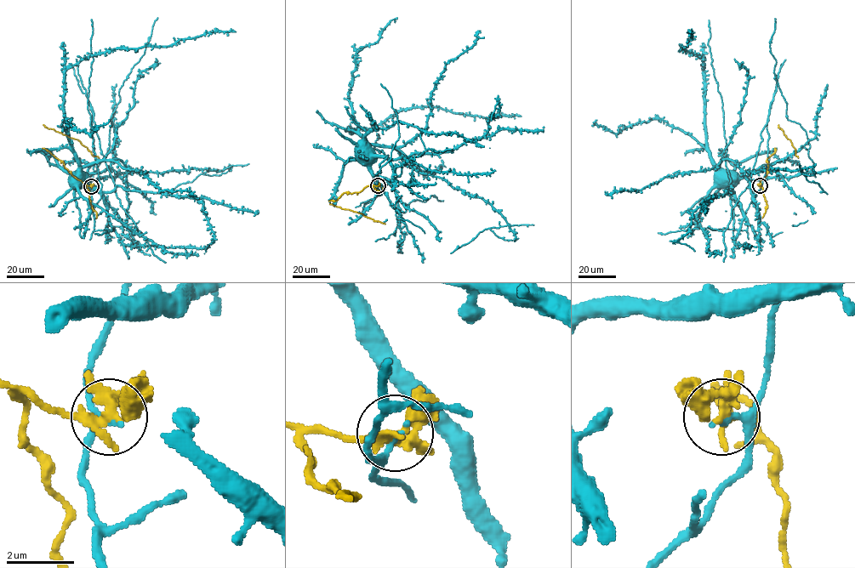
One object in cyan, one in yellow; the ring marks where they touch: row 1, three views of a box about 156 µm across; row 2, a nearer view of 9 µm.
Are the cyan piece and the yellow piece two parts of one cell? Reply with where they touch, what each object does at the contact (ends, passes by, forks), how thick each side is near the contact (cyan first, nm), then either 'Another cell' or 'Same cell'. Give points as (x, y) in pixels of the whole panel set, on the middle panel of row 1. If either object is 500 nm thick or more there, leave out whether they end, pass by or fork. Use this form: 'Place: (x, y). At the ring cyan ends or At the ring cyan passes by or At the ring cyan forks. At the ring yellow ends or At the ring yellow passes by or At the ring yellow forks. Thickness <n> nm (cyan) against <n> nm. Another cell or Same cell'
Place: (378, 185). At the ring cyan passes by. At the ring yellow forks. Thickness 180 nm (cyan) against 280 nm. Another cell

